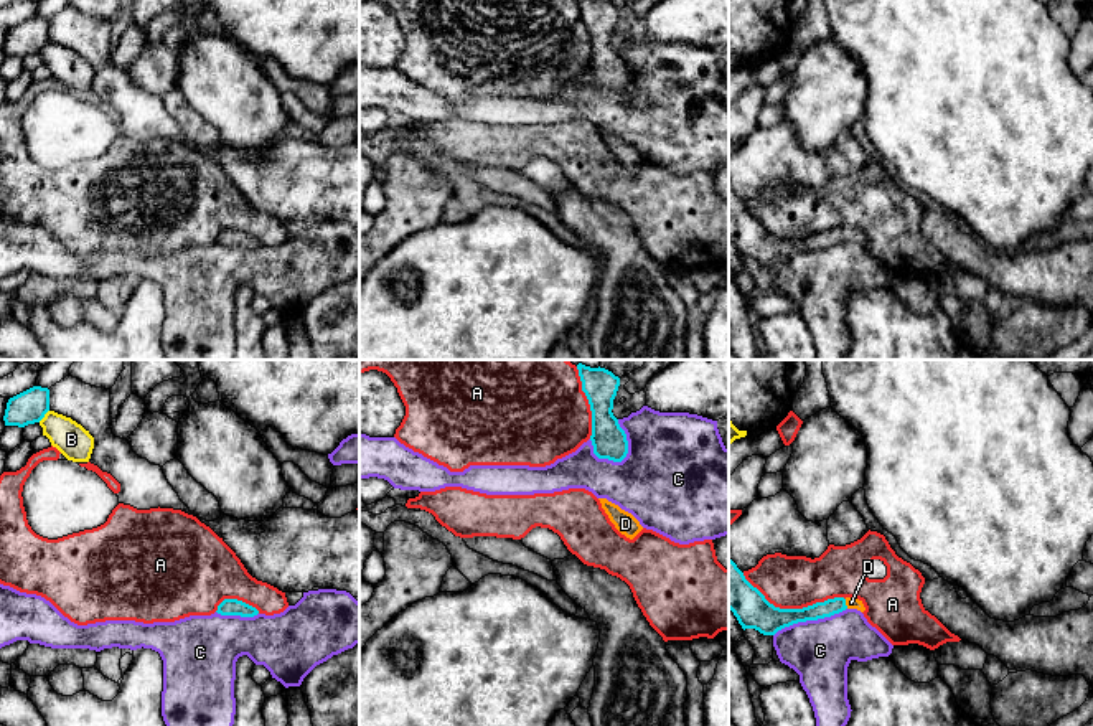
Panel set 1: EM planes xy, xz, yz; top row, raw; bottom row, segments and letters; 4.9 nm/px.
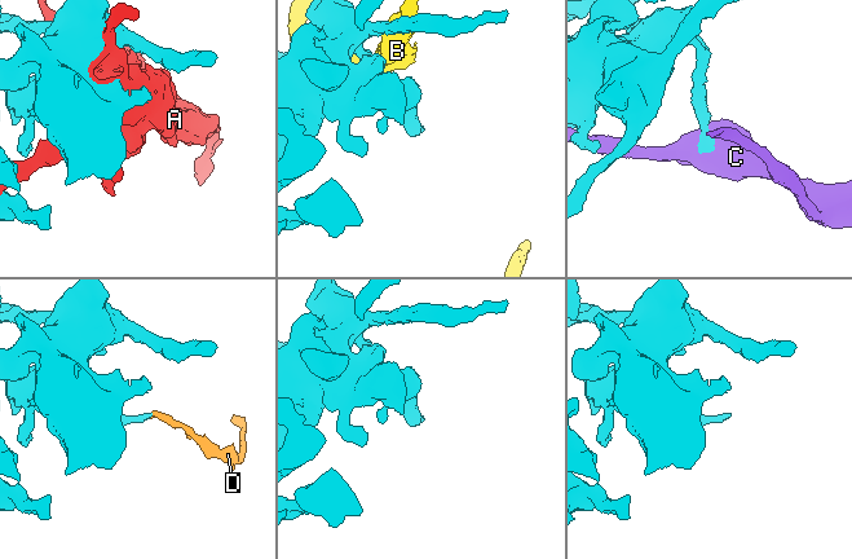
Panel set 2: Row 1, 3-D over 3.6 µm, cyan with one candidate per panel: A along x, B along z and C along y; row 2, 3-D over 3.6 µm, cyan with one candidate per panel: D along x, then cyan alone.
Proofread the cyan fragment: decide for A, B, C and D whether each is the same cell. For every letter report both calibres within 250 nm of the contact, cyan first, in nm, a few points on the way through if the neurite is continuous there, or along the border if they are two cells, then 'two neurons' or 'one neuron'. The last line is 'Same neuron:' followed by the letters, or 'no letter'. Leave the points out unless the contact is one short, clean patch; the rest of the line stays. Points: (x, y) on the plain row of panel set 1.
A: 170/260 nm | two neurons
B: 160/170 nm | two neurons
C: 170/500 nm | along xz (619, 50), (627, 71), (627, 84), (620, 91), (599, 89) | two neurons
D: 80/50 nm | across yz (838, 235), (844, 235), (851, 233) | one neuron
Same neuron: D

